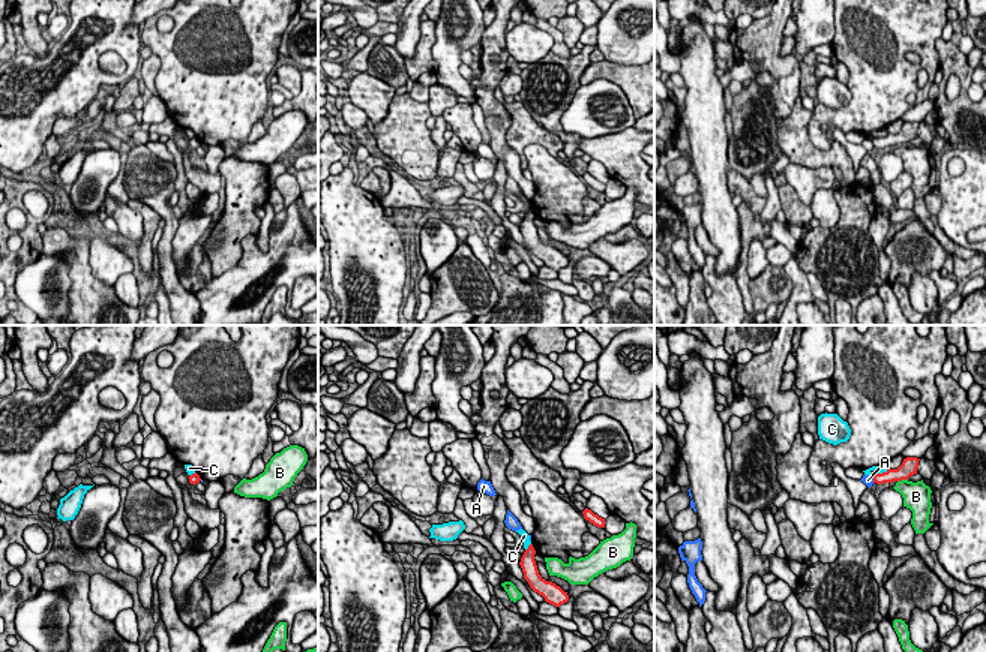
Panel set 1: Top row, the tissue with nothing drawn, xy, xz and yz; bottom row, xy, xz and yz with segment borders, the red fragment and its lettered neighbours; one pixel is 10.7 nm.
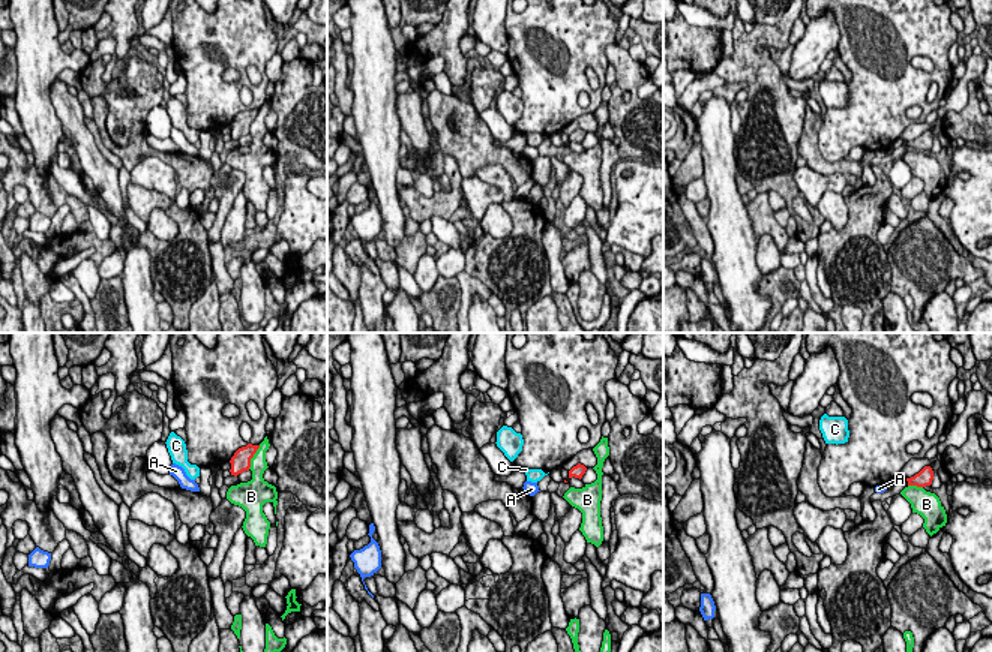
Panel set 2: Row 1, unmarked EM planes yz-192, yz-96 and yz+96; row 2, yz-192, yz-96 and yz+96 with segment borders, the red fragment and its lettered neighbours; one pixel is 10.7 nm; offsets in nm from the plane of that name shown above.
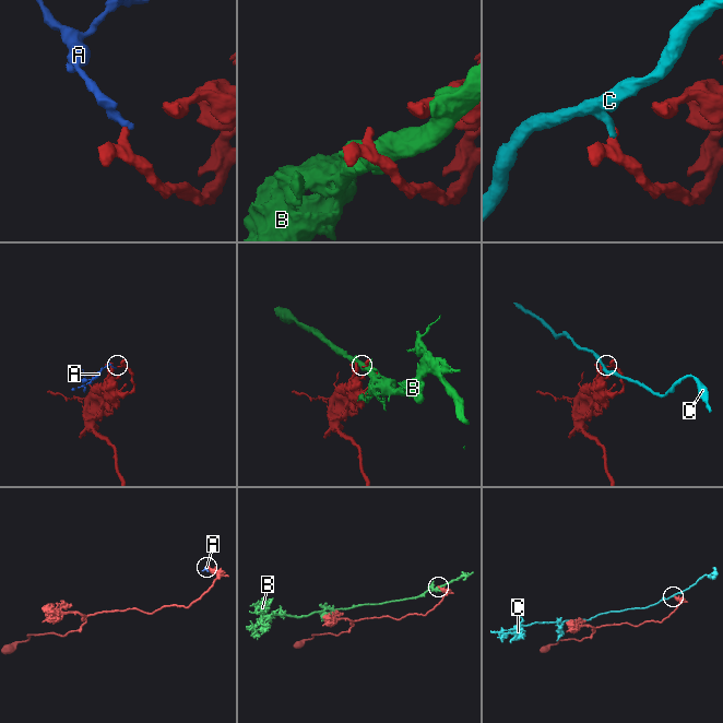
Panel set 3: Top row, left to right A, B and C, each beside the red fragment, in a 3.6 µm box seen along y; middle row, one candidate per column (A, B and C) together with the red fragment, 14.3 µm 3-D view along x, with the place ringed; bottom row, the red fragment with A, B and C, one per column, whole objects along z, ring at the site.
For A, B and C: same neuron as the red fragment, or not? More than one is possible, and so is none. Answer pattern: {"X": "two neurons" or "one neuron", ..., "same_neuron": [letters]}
{"A": "two neurons", "B": "two neurons", "C": "two neurons", "same_neuron": []}

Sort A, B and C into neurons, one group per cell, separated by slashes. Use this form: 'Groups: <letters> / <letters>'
Groups: A / B / C

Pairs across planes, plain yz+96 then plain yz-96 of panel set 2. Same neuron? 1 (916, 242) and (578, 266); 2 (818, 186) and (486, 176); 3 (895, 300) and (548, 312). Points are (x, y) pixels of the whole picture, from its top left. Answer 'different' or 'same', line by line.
1: same
2: different
3: different

